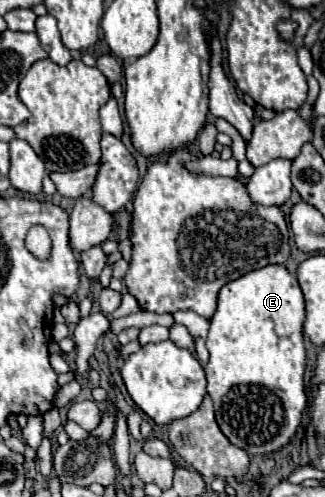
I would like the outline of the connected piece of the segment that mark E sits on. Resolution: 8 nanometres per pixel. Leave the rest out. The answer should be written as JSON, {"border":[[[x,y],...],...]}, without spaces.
{"border":[[[268,265],[256,269],[224,285],[218,295],[218,309],[210,319],[210,331],[206,337],[206,347],[210,351],[210,359],[204,367],[208,379],[208,395],[214,401],[220,431],[230,439],[230,443],[242,447],[250,455],[268,455],[280,451],[290,443],[298,425],[302,423],[302,411],[306,409],[306,391],[304,391],[306,347],[302,337],[302,325],[304,325],[302,289],[284,265]]]}

